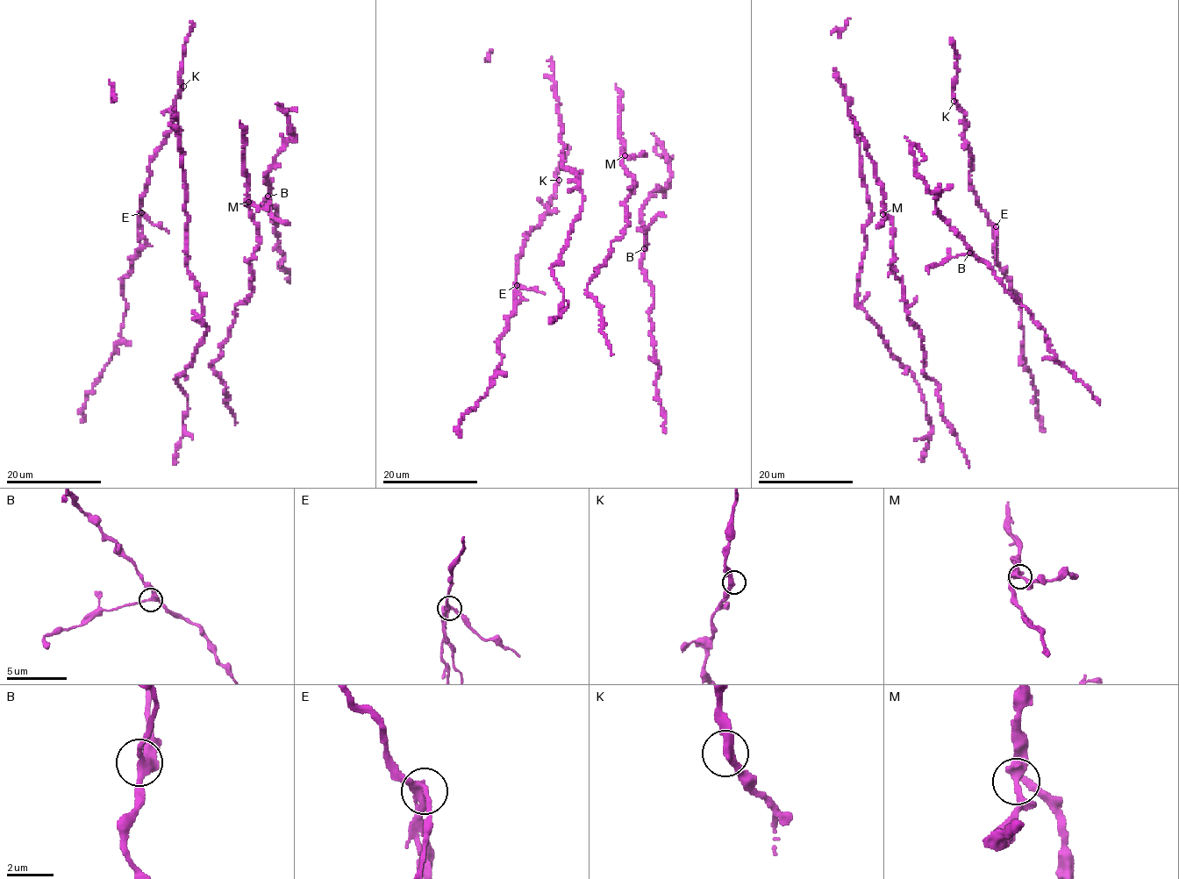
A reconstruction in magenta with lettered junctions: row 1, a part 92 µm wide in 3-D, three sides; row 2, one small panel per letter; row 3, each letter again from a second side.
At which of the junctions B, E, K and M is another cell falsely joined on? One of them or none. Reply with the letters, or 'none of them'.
E

